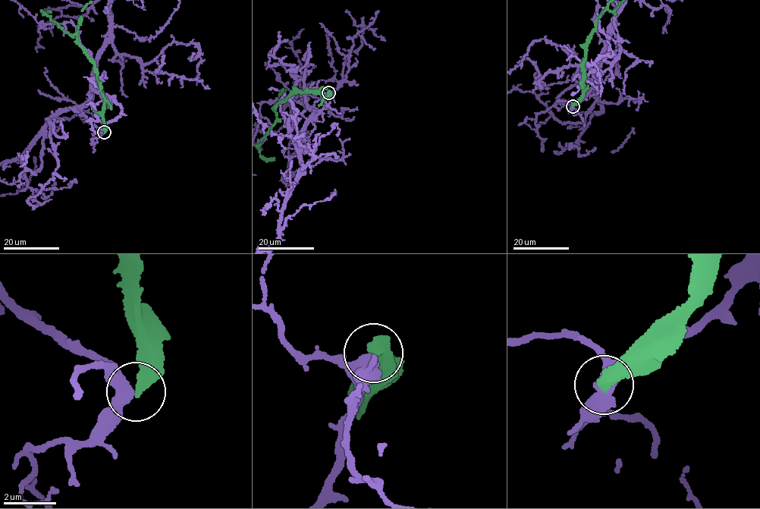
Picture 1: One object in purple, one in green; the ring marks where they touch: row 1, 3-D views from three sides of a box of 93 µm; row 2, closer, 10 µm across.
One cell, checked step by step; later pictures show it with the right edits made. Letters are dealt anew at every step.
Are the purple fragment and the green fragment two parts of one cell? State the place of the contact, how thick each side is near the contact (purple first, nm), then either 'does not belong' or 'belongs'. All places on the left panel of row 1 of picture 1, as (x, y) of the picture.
(104, 132) | 360/440 nm | does not belong

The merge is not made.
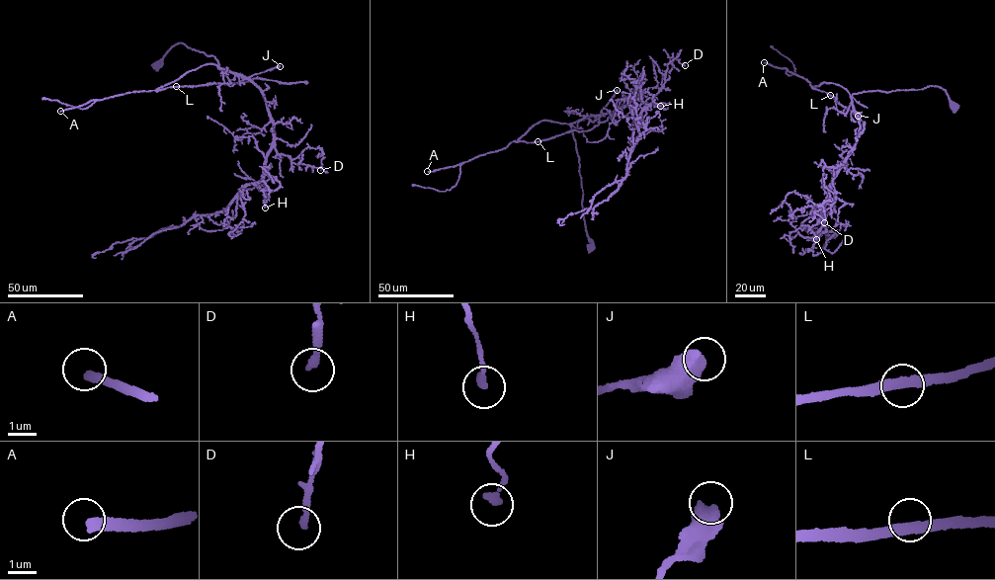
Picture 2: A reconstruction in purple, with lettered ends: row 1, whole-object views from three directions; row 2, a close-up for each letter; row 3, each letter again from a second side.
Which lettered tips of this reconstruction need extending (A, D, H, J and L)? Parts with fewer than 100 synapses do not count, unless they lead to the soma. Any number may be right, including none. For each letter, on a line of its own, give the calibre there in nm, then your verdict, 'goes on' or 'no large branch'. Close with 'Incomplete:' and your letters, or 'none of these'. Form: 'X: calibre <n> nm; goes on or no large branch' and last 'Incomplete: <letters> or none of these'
A: calibre 360 nm; goes on
D: calibre 240 nm; no large branch
H: calibre 220 nm; no large branch
J: calibre 550 nm; no large branch
L: calibre 360 nm; no large branch
Incomplete: A

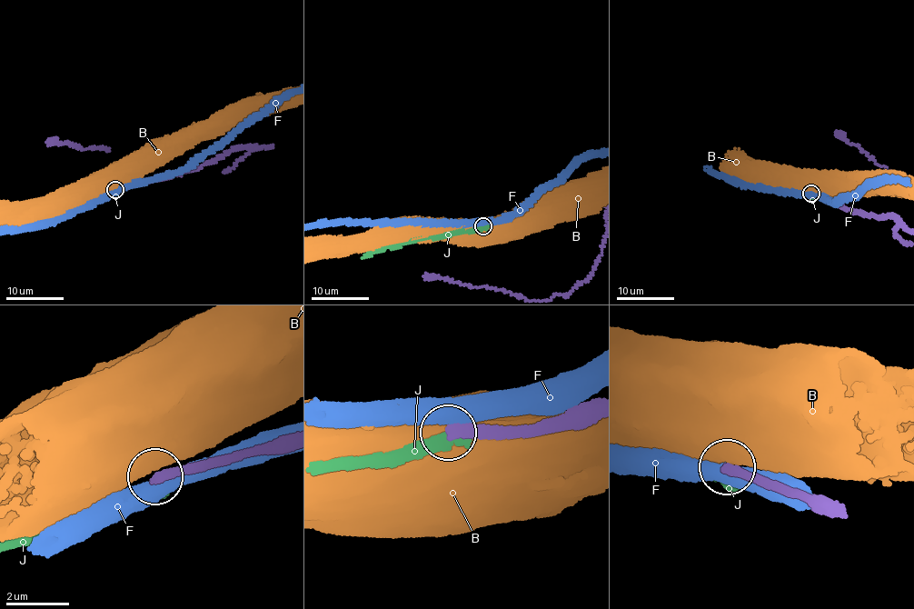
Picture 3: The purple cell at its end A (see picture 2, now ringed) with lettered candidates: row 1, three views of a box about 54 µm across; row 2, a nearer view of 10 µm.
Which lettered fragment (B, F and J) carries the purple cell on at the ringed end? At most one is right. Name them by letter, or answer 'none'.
none

